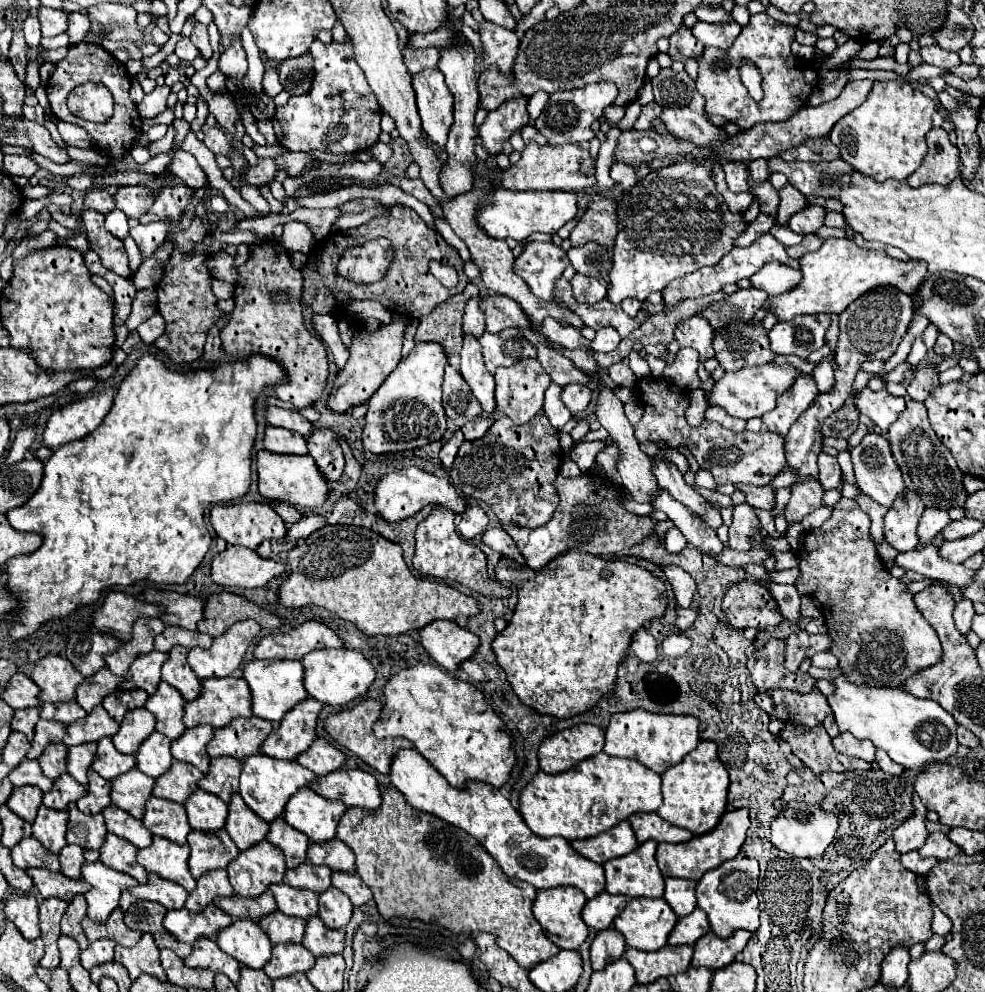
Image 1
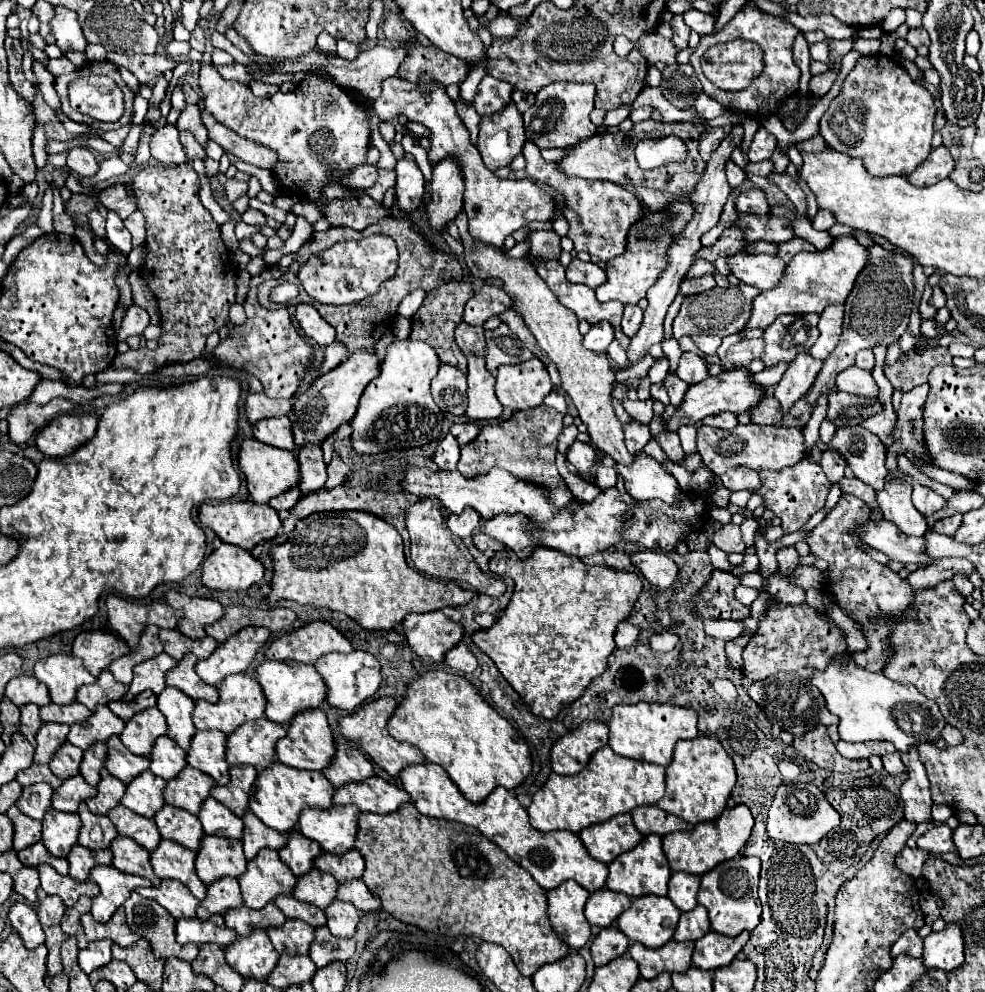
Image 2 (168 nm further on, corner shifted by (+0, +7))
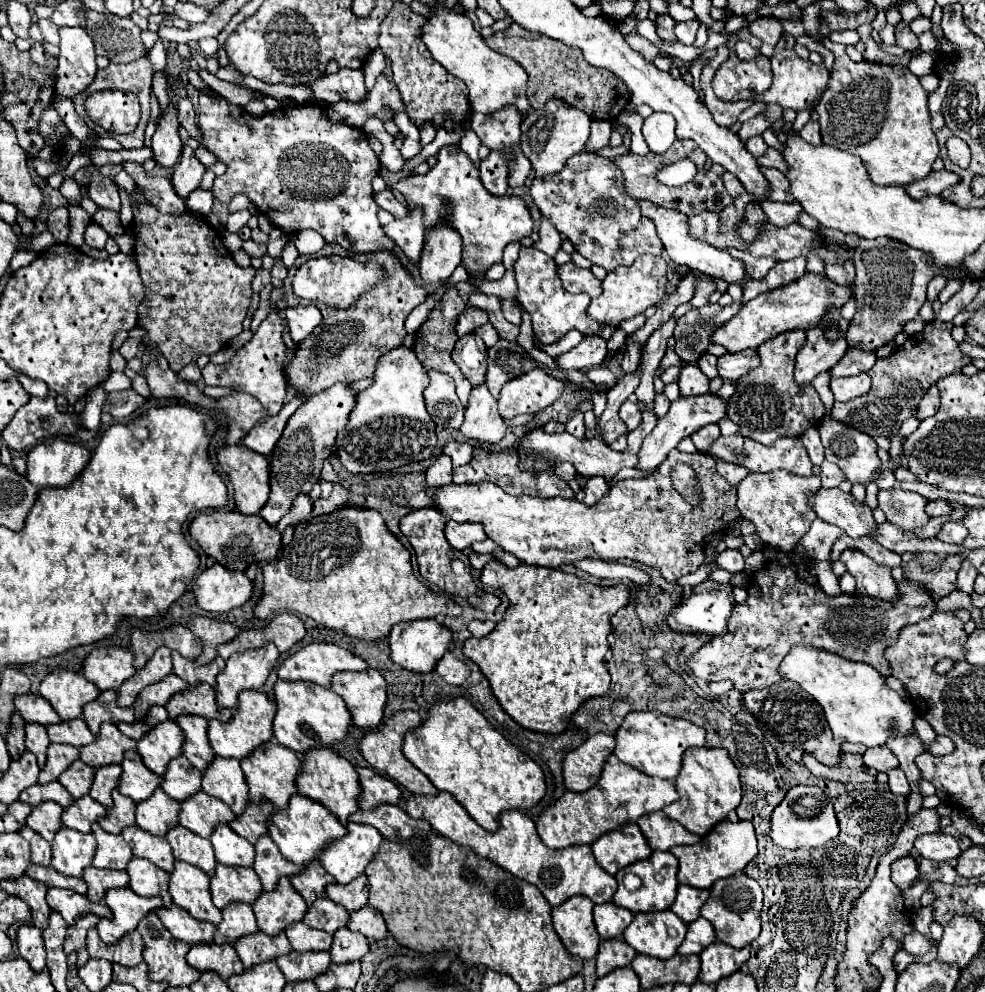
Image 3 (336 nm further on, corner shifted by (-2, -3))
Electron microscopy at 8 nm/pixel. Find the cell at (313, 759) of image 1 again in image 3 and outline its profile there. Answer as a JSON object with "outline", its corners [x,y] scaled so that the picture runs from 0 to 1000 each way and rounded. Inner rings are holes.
{"outline":[[[361,772],[363,784],[365,784],[365,802],[363,802],[363,813],[368,817],[372,815],[382,815],[390,808],[404,810],[406,804],[406,794],[394,786],[392,782],[386,782],[378,774],[365,774]]]}

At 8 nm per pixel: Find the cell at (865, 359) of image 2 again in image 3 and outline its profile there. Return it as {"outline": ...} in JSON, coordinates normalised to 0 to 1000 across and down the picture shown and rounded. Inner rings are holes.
{"outline":[[[861,351],[855,363],[843,371],[843,381],[851,379],[869,379],[875,375],[881,375],[889,365],[889,355],[877,355],[877,353],[867,353]]]}

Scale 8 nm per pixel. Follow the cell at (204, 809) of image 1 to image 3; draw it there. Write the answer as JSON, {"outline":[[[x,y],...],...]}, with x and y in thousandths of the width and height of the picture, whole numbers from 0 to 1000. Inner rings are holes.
{"outline":[[[221,831],[219,839],[213,843],[219,867],[229,873],[256,873],[258,867],[258,853],[252,851],[246,843],[240,843],[234,833]]]}

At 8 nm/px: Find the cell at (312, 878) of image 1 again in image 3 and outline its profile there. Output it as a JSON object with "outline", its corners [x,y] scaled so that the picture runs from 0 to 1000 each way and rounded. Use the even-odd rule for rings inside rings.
{"outline":[[[327,903],[325,907],[321,907],[321,911],[313,913],[313,919],[309,921],[309,929],[317,935],[339,942],[343,935],[351,933],[353,917],[345,915],[345,911],[341,911],[337,907],[333,907],[333,903]]]}

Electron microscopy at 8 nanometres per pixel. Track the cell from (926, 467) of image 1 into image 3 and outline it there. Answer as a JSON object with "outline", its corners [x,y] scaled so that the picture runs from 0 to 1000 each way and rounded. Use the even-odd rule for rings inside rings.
{"outline":[[[948,387],[948,389],[938,397],[938,401],[934,403],[928,419],[930,419],[932,423],[938,423],[938,421],[950,417],[952,409],[954,409],[954,399],[952,399],[952,391],[950,391],[950,387]]]}

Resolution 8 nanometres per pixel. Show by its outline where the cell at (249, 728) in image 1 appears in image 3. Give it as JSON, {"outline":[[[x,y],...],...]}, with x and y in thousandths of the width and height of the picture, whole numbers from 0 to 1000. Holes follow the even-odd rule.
{"outline":[[[272,746],[264,750],[264,754],[258,754],[256,760],[252,760],[248,766],[244,766],[250,790],[254,794],[254,806],[264,808],[264,806],[274,806],[280,815],[288,817],[292,813],[292,806],[296,800],[303,798],[301,794],[301,780],[305,776],[305,764],[301,758],[288,754],[280,746]]]}

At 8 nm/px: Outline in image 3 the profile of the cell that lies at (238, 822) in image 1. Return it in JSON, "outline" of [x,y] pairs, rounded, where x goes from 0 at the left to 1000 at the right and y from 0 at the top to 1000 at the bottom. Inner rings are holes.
{"outline":[[[264,843],[258,855],[260,855],[260,867],[256,875],[264,883],[268,897],[278,897],[284,883],[305,881],[307,875],[296,871],[294,867],[288,867],[288,863],[284,863],[284,857],[280,855],[274,843]]]}

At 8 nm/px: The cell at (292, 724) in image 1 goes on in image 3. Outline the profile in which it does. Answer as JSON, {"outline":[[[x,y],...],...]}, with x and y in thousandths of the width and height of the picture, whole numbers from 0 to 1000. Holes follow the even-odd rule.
{"outline":[[[317,754],[307,762],[309,762],[307,764],[309,774],[305,774],[305,782],[301,782],[303,798],[329,810],[337,821],[343,823],[347,831],[351,831],[353,823],[363,817],[361,802],[365,800],[365,790],[363,790],[363,780],[359,772],[351,764],[341,760],[337,754]]]}

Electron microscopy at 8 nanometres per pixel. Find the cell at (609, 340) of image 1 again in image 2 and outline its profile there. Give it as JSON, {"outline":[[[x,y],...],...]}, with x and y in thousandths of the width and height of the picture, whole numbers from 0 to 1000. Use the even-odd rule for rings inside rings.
{"outline":[[[607,325],[599,329],[597,337],[593,337],[591,347],[605,357],[613,357],[621,343],[623,343],[623,331],[619,329],[619,325]]]}

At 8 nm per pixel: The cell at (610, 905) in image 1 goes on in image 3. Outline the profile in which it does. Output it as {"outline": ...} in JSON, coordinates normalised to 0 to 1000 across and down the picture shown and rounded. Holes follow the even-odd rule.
{"outline":[[[621,909],[603,913],[603,931],[609,942],[609,946],[627,946],[642,929],[642,919],[636,915],[629,915]]]}

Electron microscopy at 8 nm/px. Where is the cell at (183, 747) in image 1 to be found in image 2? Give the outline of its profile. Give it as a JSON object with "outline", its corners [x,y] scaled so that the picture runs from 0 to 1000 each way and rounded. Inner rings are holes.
{"outline":[[[201,736],[191,758],[191,770],[215,782],[223,792],[231,792],[234,772],[229,768],[229,742],[217,740],[217,736],[213,736],[213,740]]]}

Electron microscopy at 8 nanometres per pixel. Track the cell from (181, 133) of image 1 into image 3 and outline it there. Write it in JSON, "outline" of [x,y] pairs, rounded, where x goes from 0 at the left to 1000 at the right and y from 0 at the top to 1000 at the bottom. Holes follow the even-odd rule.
{"outline":[[[187,146],[185,159],[183,159],[183,163],[179,165],[177,175],[175,175],[175,185],[177,185],[179,196],[189,200],[195,192],[203,190],[203,183],[205,183],[207,173],[209,173],[209,169],[207,169],[205,163],[197,157],[197,151],[191,149],[191,146]]]}

